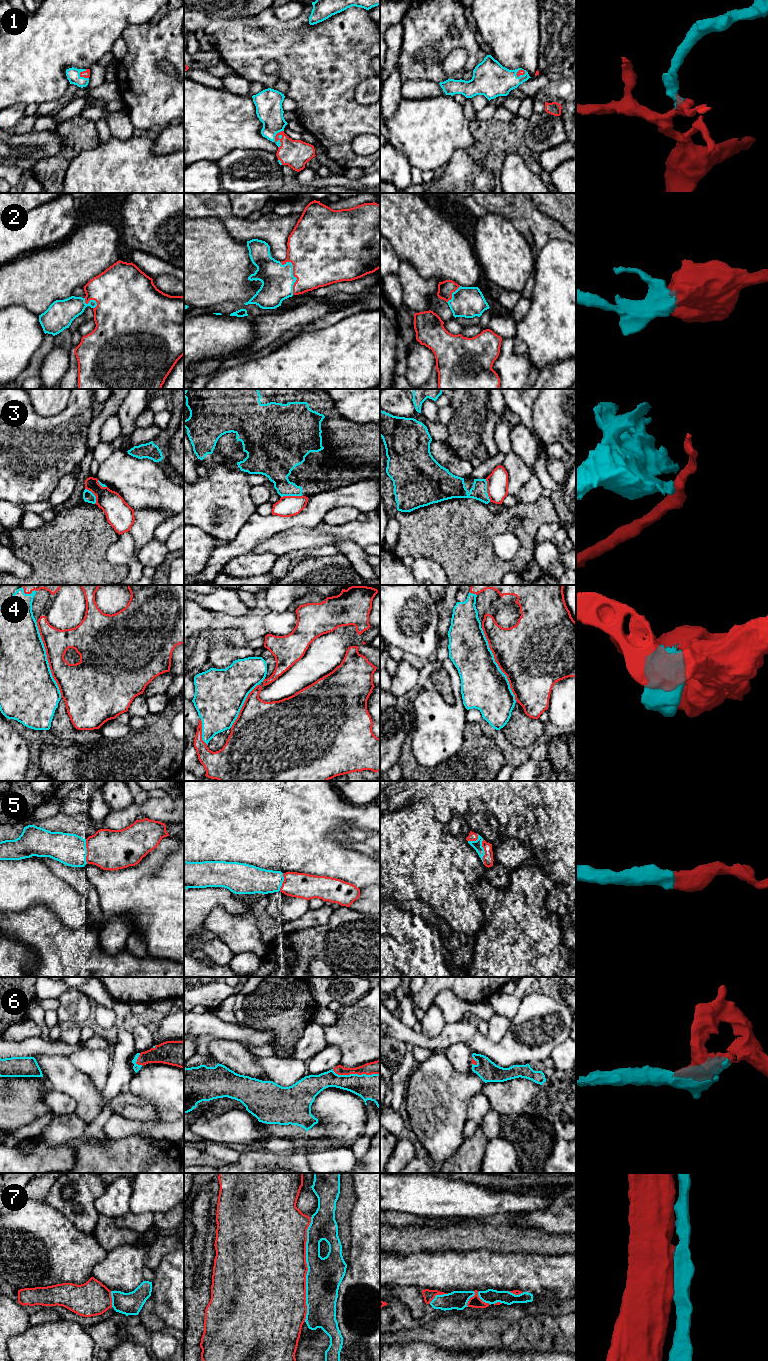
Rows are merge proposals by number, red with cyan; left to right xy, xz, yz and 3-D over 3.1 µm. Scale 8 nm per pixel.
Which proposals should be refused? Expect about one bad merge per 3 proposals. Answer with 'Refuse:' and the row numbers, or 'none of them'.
Refuse: 3, 7

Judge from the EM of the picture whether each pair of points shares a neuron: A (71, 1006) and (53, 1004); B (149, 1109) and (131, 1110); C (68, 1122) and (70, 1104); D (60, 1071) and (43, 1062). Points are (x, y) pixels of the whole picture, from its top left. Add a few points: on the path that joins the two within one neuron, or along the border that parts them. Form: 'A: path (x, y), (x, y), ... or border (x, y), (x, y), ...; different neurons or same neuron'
A: border (58, 999), (59, 1006), (56, 1011); different neurons
B: path (145, 1110), (135, 1110); same neuron
C: border (73, 1112), (53, 1115); different neurons
D: path (56, 1068), (47, 1063); same neuron

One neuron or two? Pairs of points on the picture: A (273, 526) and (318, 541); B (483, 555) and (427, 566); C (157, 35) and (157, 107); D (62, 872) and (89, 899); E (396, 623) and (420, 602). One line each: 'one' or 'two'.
A: two
B: two
C: one
D: one
E: one

